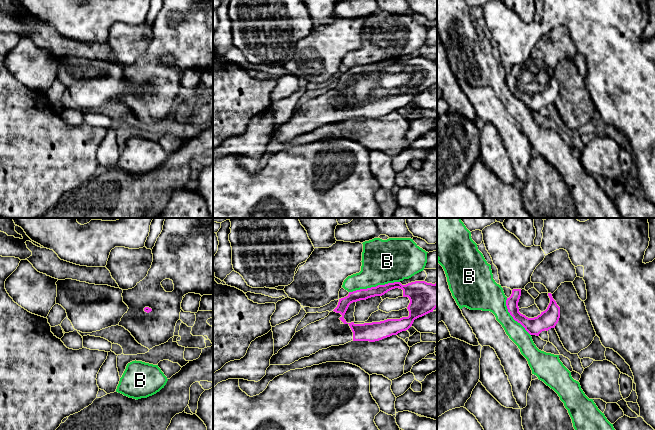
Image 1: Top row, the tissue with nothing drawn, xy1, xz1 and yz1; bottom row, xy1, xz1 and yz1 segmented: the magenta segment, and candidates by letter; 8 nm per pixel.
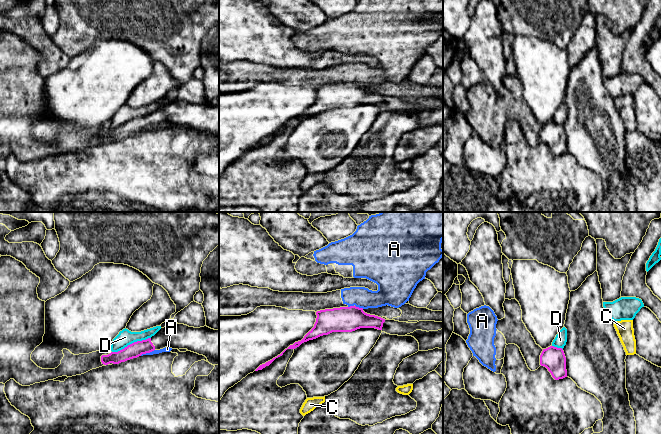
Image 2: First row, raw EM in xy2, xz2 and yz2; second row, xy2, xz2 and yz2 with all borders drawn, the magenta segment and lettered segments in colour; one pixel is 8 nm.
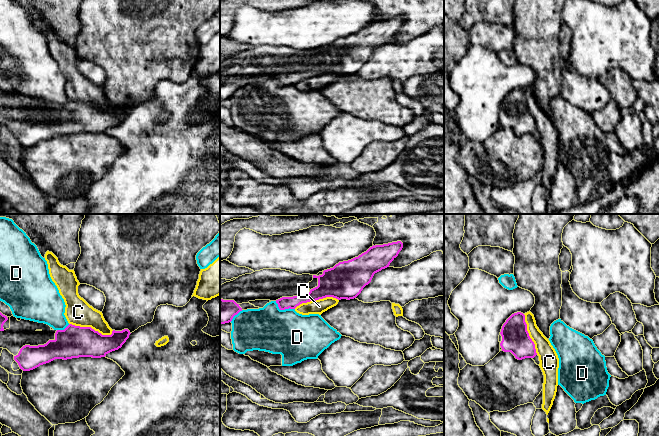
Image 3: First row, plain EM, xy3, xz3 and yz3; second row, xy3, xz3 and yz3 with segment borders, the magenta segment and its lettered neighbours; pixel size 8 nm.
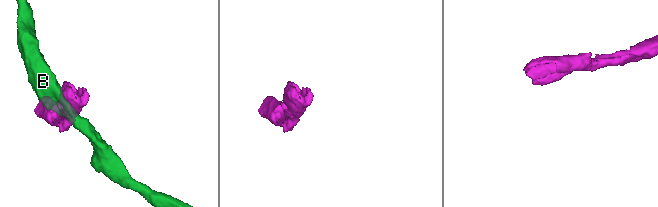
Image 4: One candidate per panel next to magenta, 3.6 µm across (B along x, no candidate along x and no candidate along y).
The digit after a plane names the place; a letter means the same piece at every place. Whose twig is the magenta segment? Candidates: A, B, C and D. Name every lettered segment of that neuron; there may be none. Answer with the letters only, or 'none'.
none

